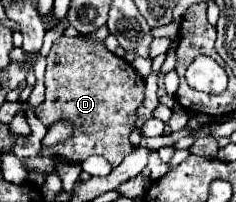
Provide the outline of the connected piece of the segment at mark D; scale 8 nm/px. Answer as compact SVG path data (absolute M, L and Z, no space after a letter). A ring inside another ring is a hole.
M62 35L47 57L45 87L45 101L35 107L35 115L47 129L57 121L67 119L73 123L73 133L69 139L53 147L41 145L41 155L69 163L83 163L91 155L101 155L111 163L111 167L121 165L133 149L129 143L129 131L135 121L135 111L143 103L145 81L139 79L137 83L135 69L125 59L107 51L102 42L88 41L82 35ZM87 57L91 67L79 67L81 61L87 61Z

